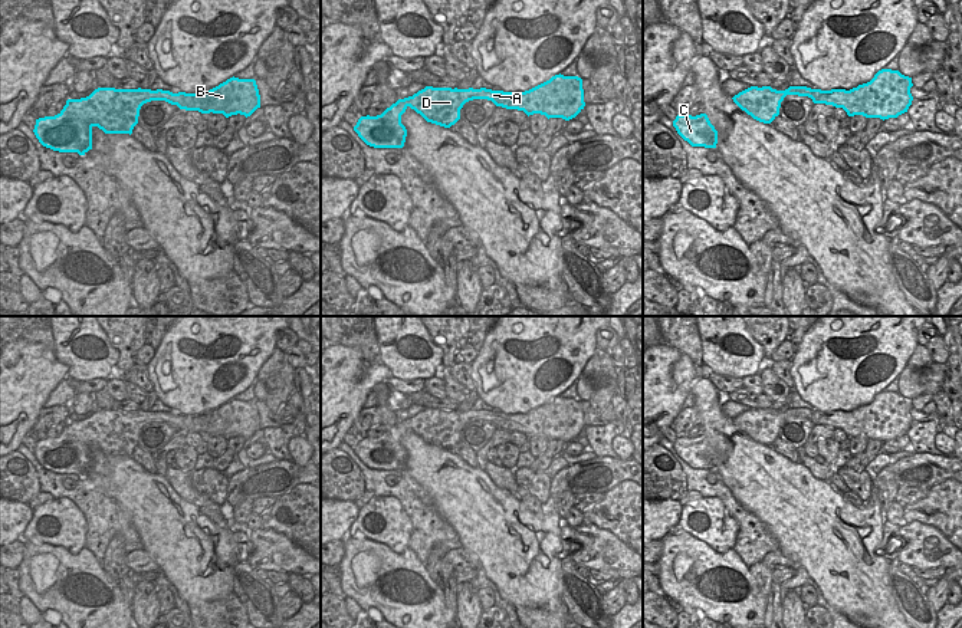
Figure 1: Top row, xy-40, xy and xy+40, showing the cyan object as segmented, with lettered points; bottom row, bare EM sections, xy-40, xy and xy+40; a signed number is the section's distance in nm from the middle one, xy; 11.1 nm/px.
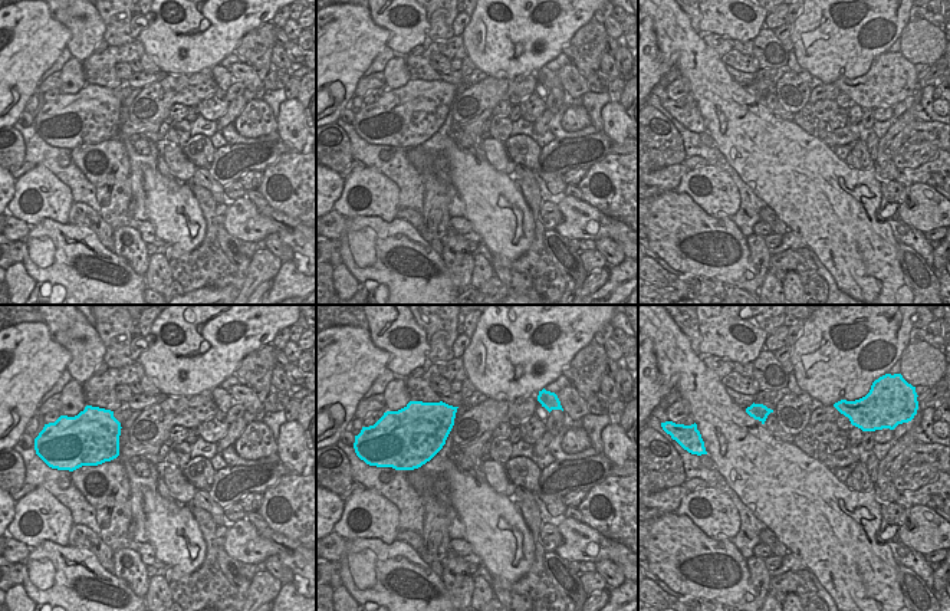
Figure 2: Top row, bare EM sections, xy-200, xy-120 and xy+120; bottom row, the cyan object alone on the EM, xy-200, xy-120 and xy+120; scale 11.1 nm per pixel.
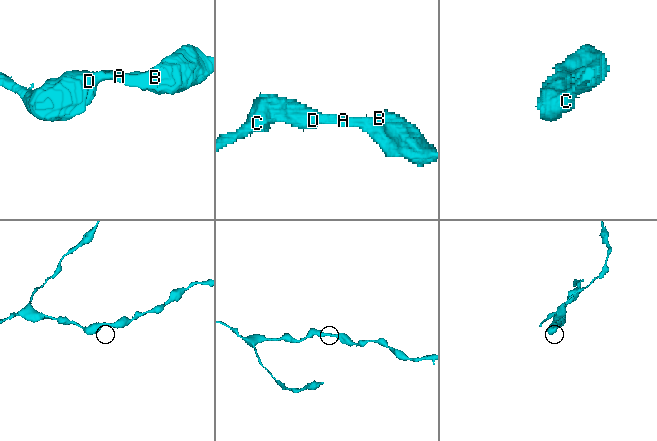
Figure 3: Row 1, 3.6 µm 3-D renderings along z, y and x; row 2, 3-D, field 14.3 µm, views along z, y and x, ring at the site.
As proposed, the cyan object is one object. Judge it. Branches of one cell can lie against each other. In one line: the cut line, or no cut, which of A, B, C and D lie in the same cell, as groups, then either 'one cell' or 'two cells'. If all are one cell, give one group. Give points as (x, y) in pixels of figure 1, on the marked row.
cut none; groups A B C D; one cell

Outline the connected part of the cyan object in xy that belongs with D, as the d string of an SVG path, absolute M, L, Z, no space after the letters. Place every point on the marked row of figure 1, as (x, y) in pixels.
M561 73L525 92L426 86L413 96L398 99L381 115L361 116L354 131L370 147L403 148L407 129L401 115L408 106L427 122L450 128L460 119L463 105L473 99L487 99L496 106L523 111L528 116L541 114L565 121L575 118L585 106L582 79Z

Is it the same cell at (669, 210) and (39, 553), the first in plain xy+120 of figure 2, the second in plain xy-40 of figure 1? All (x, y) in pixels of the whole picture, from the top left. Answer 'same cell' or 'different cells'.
same cell

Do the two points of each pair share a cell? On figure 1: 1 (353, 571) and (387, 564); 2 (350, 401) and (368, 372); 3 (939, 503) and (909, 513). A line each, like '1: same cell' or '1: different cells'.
1: same cell
2: same cell
3: same cell

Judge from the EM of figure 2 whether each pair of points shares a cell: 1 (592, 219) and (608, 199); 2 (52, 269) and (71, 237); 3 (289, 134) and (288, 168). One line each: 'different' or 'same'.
1: different
2: same
3: different

